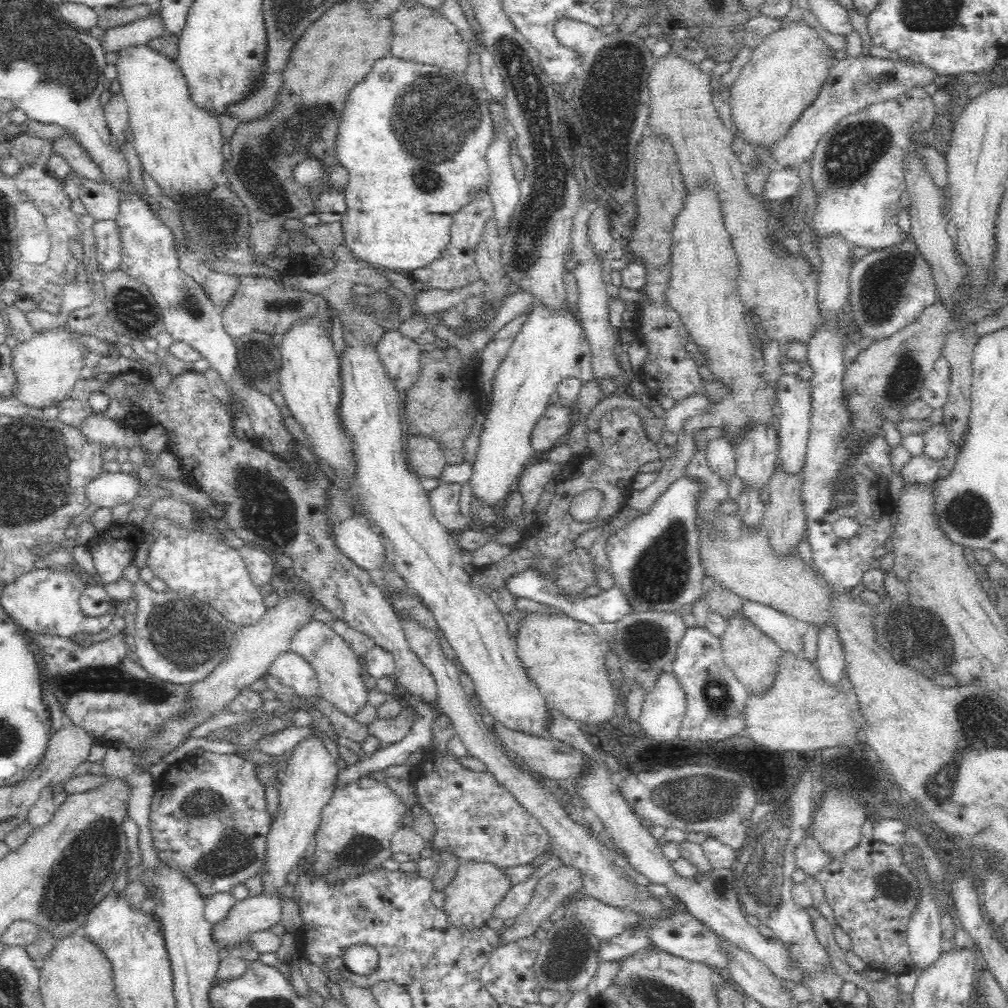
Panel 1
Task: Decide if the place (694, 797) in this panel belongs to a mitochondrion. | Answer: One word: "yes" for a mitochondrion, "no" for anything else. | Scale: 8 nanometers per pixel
yes

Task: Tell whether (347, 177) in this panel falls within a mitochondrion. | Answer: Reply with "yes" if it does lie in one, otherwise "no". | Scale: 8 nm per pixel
no

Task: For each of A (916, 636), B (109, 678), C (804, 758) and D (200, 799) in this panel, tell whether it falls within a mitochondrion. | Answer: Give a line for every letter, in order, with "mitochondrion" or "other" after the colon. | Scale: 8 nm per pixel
A: mitochondrion
B: mitochondrion
C: other
D: mitochondrion

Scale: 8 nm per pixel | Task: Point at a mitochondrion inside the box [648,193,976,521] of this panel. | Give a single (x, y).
(884, 281)

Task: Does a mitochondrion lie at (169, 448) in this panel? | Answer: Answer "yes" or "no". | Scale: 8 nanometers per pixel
no

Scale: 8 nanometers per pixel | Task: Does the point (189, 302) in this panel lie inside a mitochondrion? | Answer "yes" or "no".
yes

